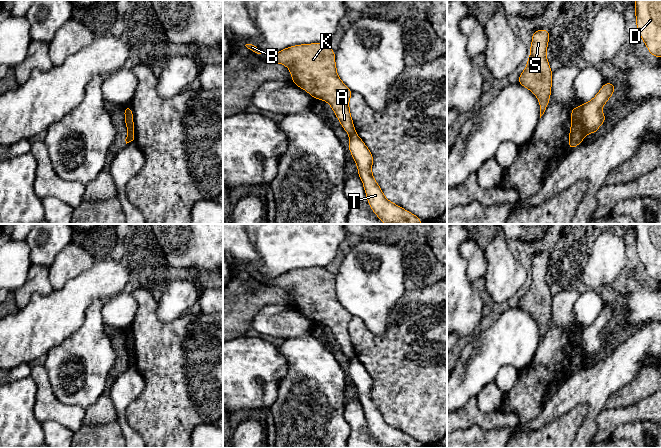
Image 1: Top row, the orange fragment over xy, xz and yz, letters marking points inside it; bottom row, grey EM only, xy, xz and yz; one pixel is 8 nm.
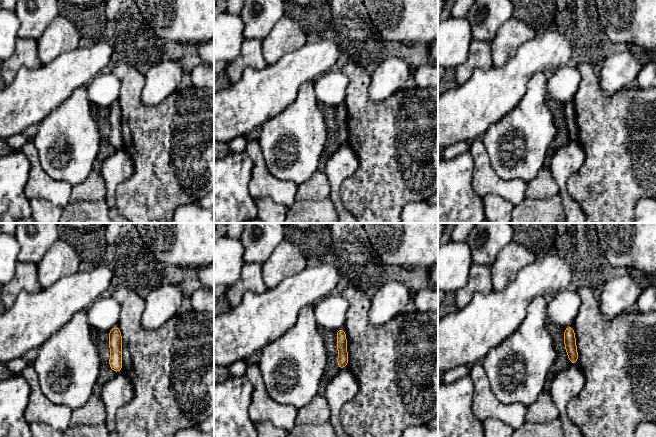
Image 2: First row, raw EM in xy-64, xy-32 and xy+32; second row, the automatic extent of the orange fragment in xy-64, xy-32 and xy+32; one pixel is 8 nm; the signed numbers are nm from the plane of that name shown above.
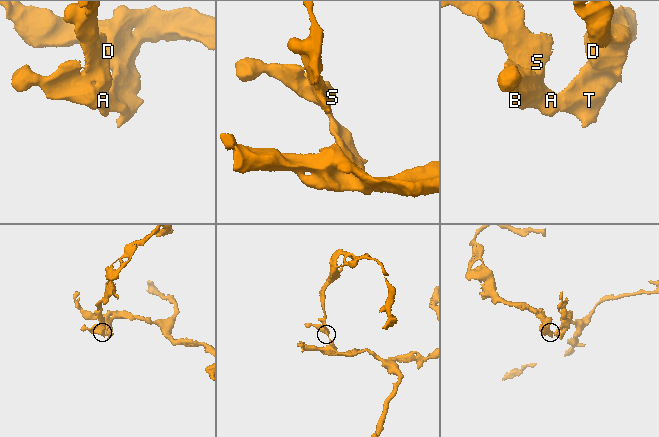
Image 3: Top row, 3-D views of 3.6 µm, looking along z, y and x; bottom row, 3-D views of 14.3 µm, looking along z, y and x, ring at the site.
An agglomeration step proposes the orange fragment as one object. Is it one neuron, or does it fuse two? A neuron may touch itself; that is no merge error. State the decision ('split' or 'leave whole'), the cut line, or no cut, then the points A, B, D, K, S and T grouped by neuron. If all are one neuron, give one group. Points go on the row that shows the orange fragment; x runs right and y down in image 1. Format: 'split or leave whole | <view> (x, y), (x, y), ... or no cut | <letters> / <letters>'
split | xy (125, 107), (128, 109), (129, 130), (133, 135) | A B K S / D T

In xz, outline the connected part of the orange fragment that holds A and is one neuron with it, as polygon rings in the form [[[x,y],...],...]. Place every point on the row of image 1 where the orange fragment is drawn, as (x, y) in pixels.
[[[325,43],[295,45],[274,55],[265,56],[265,62],[286,65],[292,75],[292,82],[296,86],[307,91],[314,99],[328,102],[341,123],[341,127],[349,135],[356,133],[349,110],[349,99],[353,92],[337,75],[334,50],[330,49]]]

